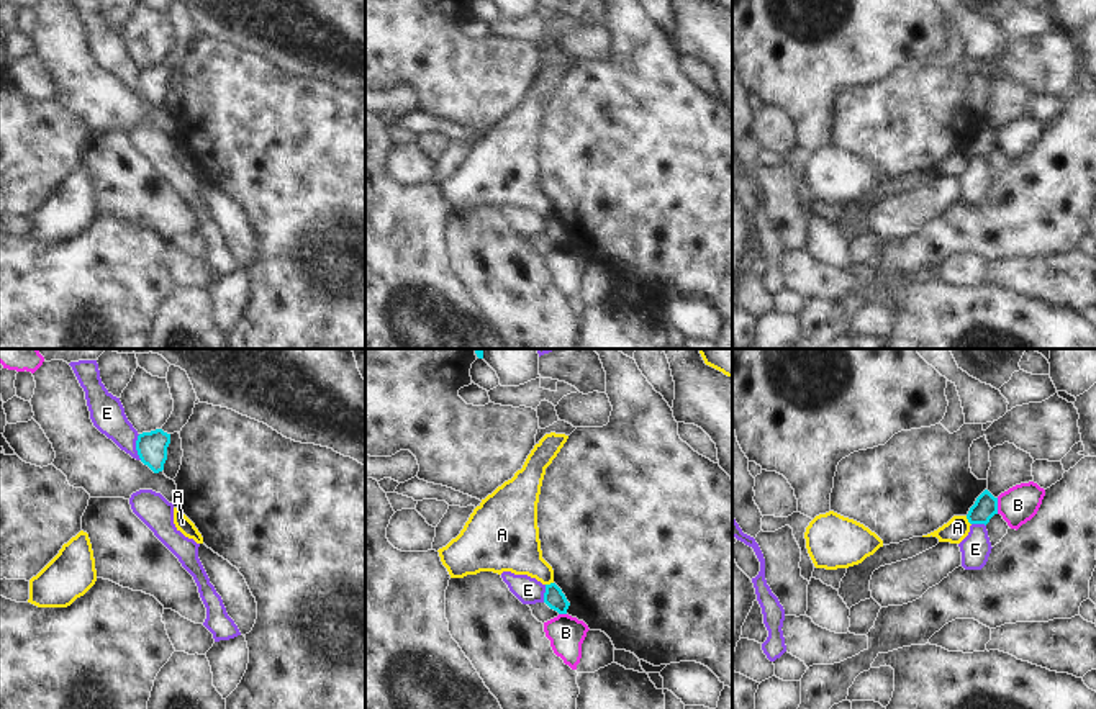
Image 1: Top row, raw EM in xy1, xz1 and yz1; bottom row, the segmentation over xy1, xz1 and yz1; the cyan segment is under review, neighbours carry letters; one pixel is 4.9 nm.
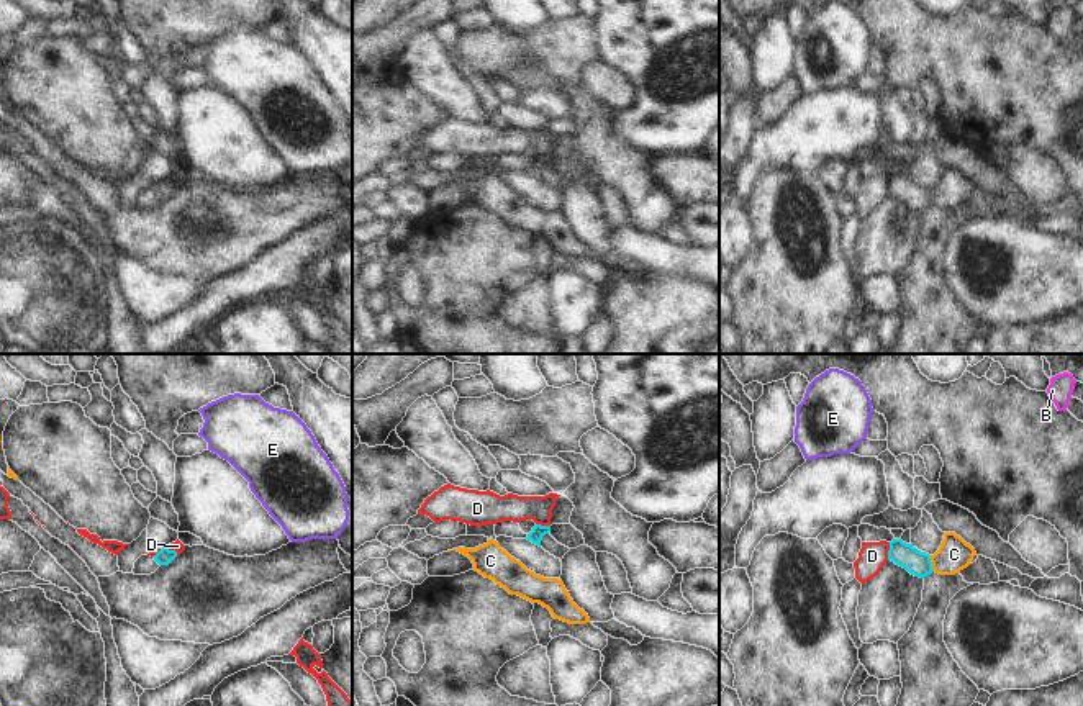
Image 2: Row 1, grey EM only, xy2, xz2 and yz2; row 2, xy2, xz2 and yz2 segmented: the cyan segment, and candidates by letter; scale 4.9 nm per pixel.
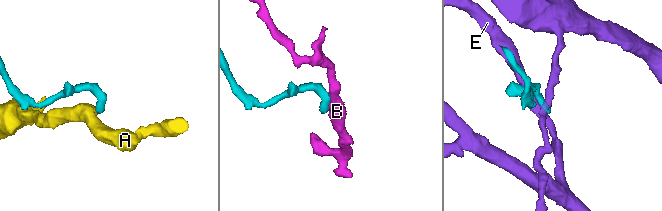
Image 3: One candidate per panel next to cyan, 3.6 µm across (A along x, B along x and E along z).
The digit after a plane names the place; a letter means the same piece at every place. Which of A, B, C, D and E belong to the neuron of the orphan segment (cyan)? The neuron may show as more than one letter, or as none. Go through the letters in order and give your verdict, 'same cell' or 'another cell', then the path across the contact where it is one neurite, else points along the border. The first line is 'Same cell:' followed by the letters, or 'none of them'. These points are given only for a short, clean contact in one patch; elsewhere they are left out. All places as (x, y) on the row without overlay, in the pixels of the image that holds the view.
Same cell: none of them
A: another cell | along yz1 (965, 149), (970, 158)
B: another cell | along yz1 (996, 131), (998, 146)
C: another cell | along yz2 (929, 189), (934, 203)
D: another cell | along yz2 (890, 176), (887, 192)
E: another cell

